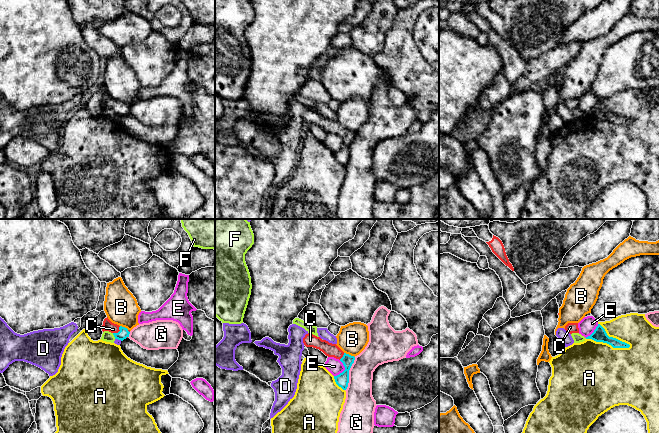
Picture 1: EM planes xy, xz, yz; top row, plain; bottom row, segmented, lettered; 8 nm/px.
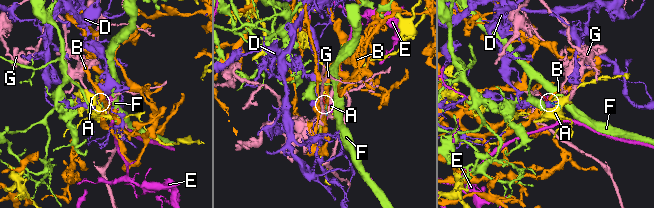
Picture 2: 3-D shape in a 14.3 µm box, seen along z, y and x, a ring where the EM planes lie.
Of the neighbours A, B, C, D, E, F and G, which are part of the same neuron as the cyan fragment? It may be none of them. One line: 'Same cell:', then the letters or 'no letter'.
Same cell: C

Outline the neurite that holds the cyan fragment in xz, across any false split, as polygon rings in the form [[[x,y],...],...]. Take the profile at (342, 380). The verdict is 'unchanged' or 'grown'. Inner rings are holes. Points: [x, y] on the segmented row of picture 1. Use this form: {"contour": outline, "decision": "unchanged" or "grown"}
{"contour": [[[306,334],[303,338],[303,343],[306,347],[313,347],[322,351],[328,357],[339,359],[345,370],[337,376],[334,376],[336,384],[343,390],[346,390],[349,383],[349,370],[354,363],[355,357],[344,353],[336,344],[322,340],[313,334]]], "decision": "grown"}

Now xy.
{"contour": [[[108,317],[104,319],[102,326],[103,326],[102,331],[111,332],[114,335],[115,339],[123,341],[124,339],[129,337],[130,330],[128,330],[125,327],[112,323],[108,319]]], "decision": "grown"}

